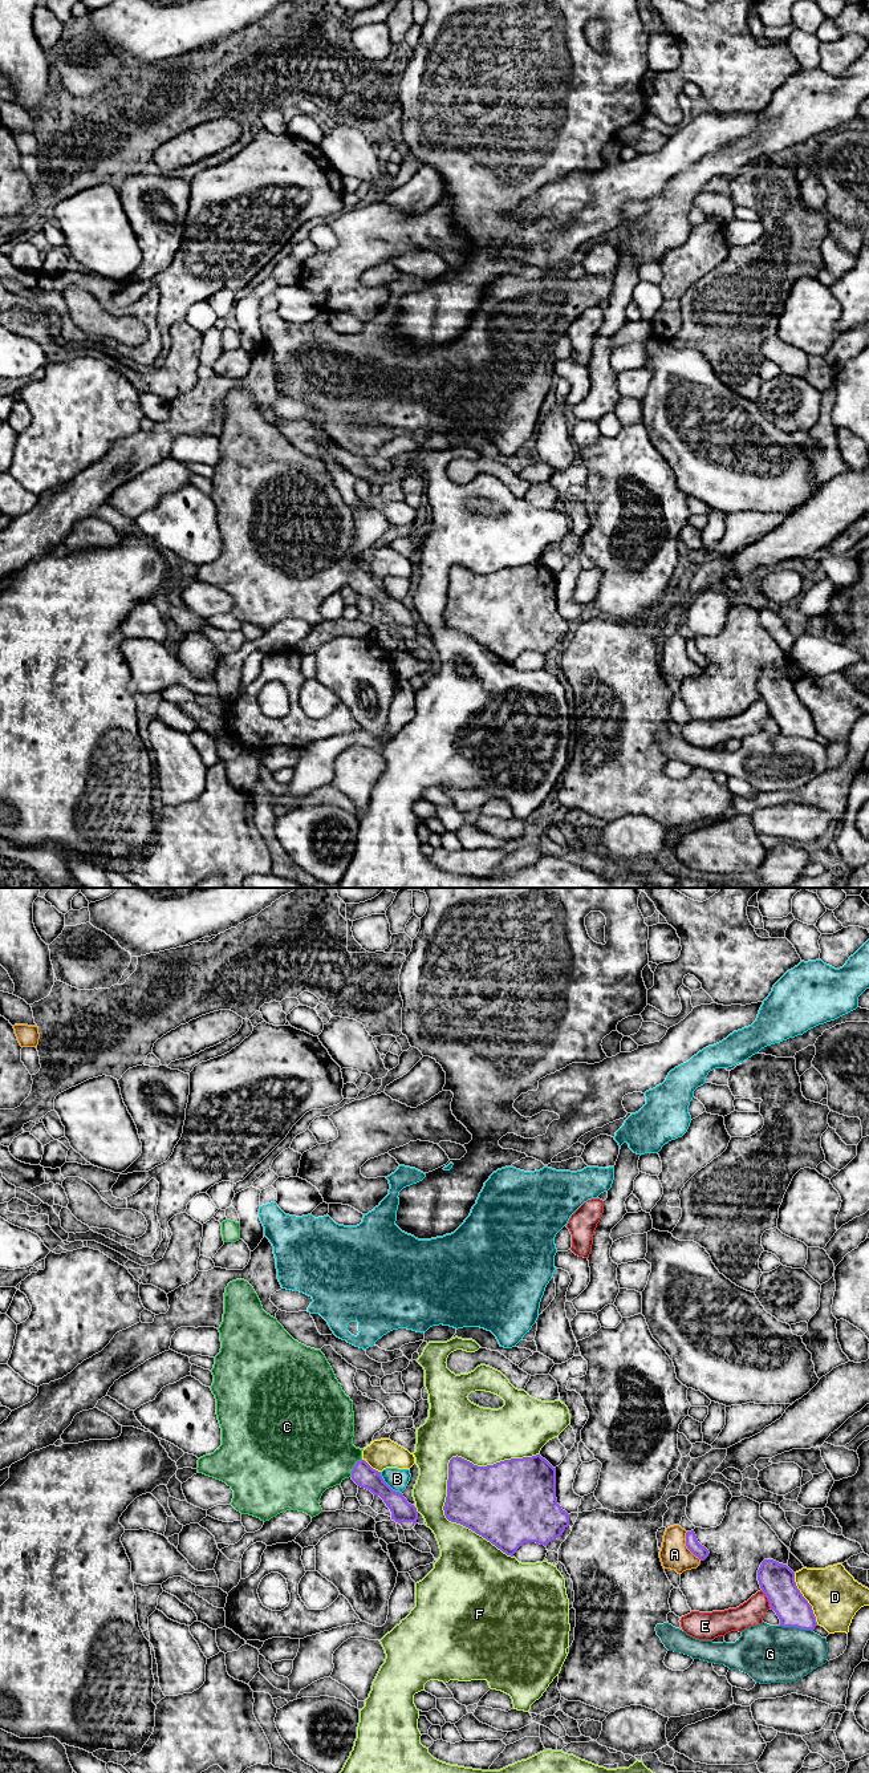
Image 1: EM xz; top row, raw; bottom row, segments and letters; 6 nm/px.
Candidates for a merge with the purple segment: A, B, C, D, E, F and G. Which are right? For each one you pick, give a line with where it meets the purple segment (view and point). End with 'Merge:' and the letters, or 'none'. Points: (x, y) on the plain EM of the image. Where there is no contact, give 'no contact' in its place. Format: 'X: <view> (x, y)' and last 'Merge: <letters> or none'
C: xz (354, 575)
Merge: C

